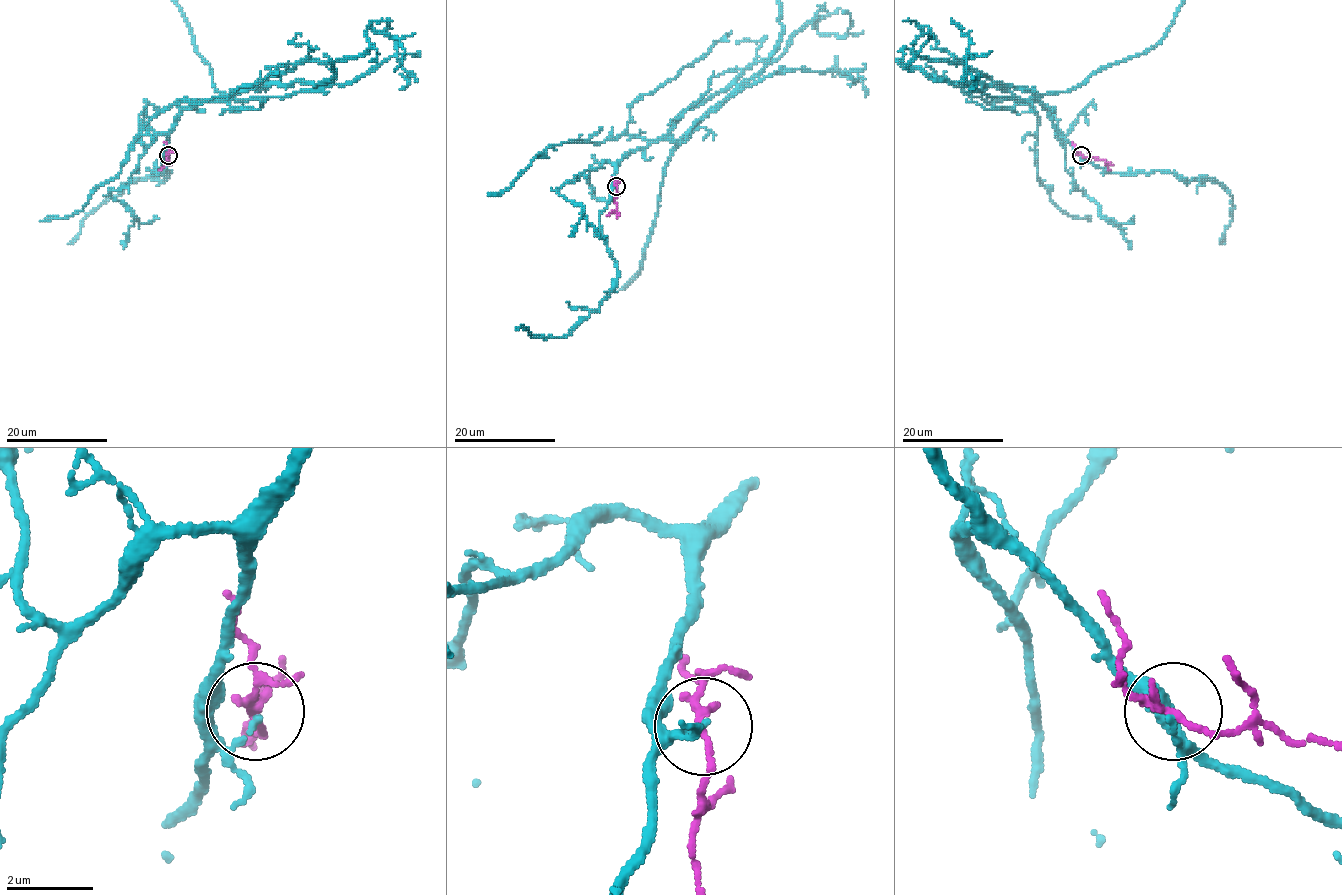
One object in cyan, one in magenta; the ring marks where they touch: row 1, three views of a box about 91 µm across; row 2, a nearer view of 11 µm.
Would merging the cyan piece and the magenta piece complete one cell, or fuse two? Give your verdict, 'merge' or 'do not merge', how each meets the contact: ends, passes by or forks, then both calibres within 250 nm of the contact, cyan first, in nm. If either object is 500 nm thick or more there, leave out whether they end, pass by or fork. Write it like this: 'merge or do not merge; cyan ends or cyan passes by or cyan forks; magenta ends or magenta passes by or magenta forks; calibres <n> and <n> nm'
do not merge; cyan ends; magenta passes by; calibres 110 and 170 nm

